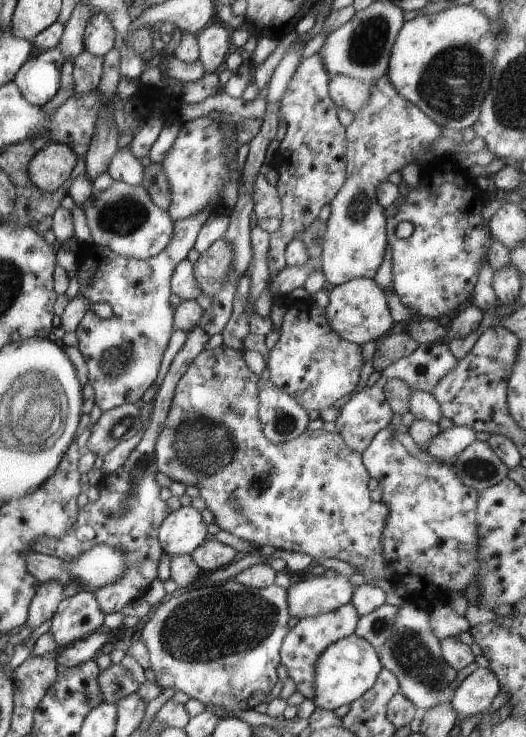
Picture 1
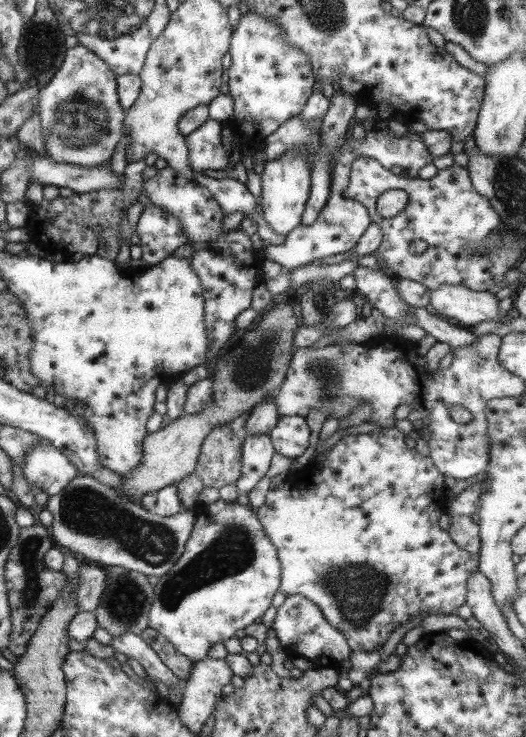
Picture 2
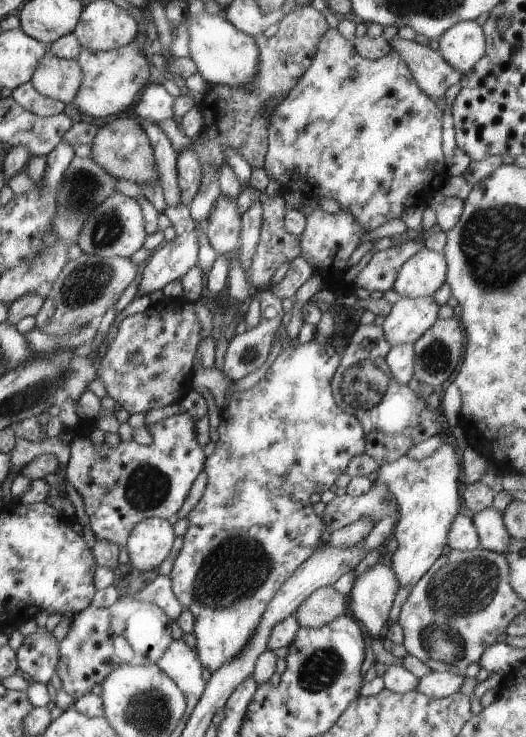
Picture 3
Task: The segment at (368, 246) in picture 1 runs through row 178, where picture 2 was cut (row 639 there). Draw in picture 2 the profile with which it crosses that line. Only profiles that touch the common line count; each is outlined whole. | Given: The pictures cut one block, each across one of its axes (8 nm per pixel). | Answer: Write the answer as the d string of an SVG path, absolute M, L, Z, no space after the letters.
M391 426L389 428L377 427L375 430L369 433L357 434L356 436L350 434L341 434L340 436L336 436L333 440L327 442L320 442L320 448L318 452L323 456L323 462L320 465L317 465L313 460L308 467L306 468L304 473L291 473L291 476L286 478L281 485L275 487L275 489L269 489L267 491L264 503L255 510L255 514L269 539L269 542L273 544L276 548L276 553L278 556L278 561L280 562L280 584L278 592L284 594L284 596L291 596L292 594L299 594L299 596L303 596L307 600L313 602L319 607L319 610L322 612L323 618L331 625L331 628L335 628L337 632L340 632L345 638L348 647L352 651L361 651L361 652L369 652L369 651L377 651L381 648L382 644L387 640L389 634L393 631L394 628L397 628L400 624L407 622L412 618L417 618L419 616L419 612L422 613L421 618L425 618L425 616L429 614L455 614L456 608L464 604L465 593L467 590L465 589L465 580L467 580L466 576L475 569L478 568L478 553L471 554L466 550L459 548L447 534L447 531L440 529L439 525L437 525L437 520L441 514L445 513L447 507L447 496L446 489L443 486L443 478L444 476L440 474L440 472L435 468L435 465L431 462L429 457L419 456L415 449L409 450L403 441L404 435L399 432L395 426Z

